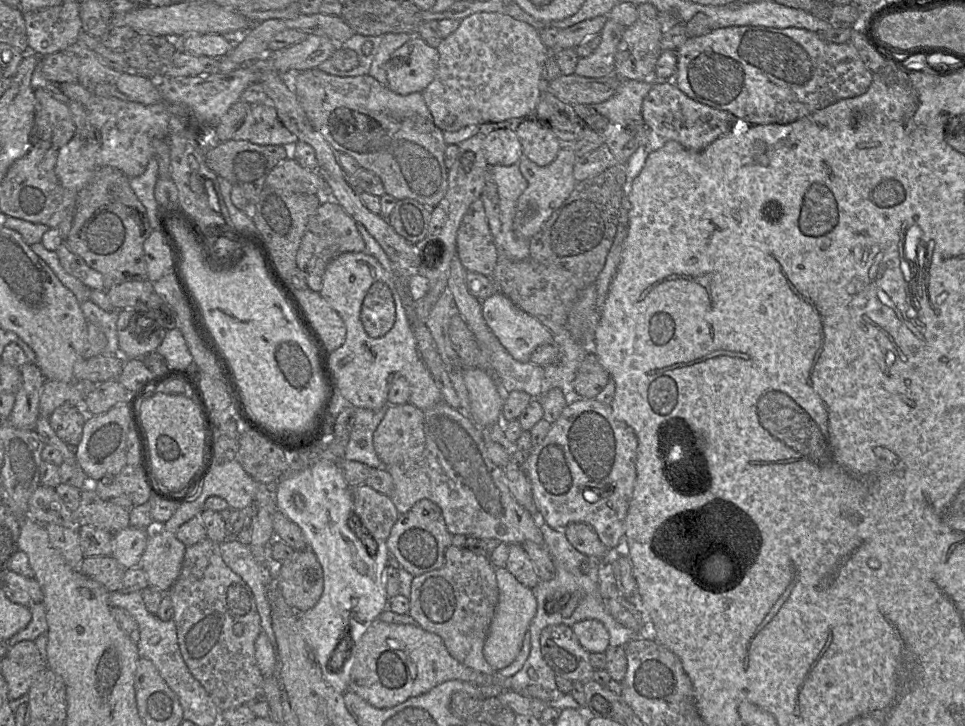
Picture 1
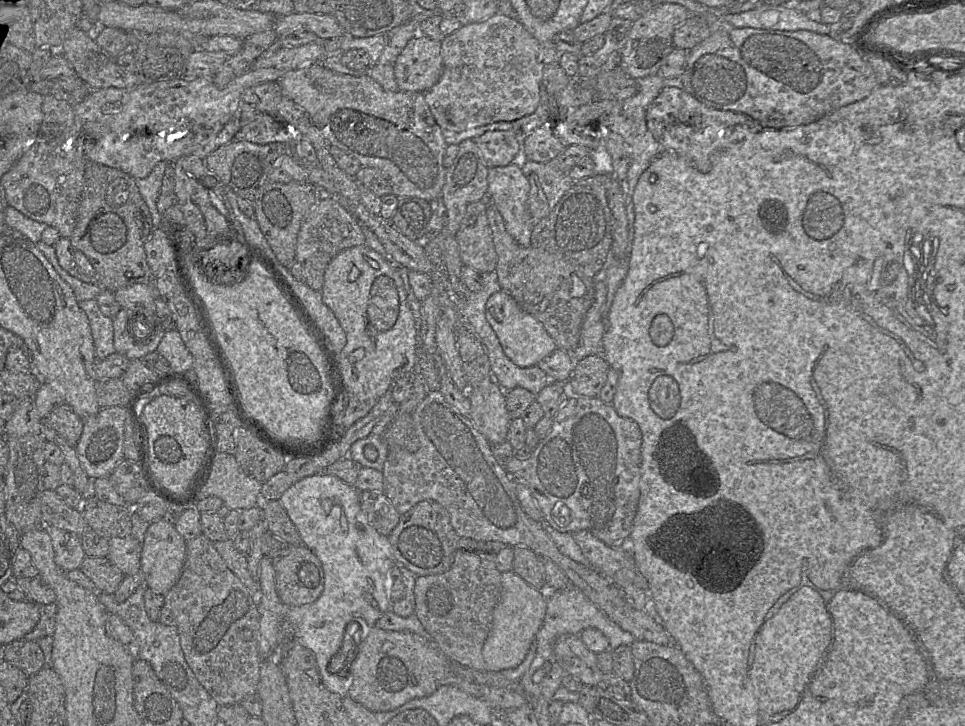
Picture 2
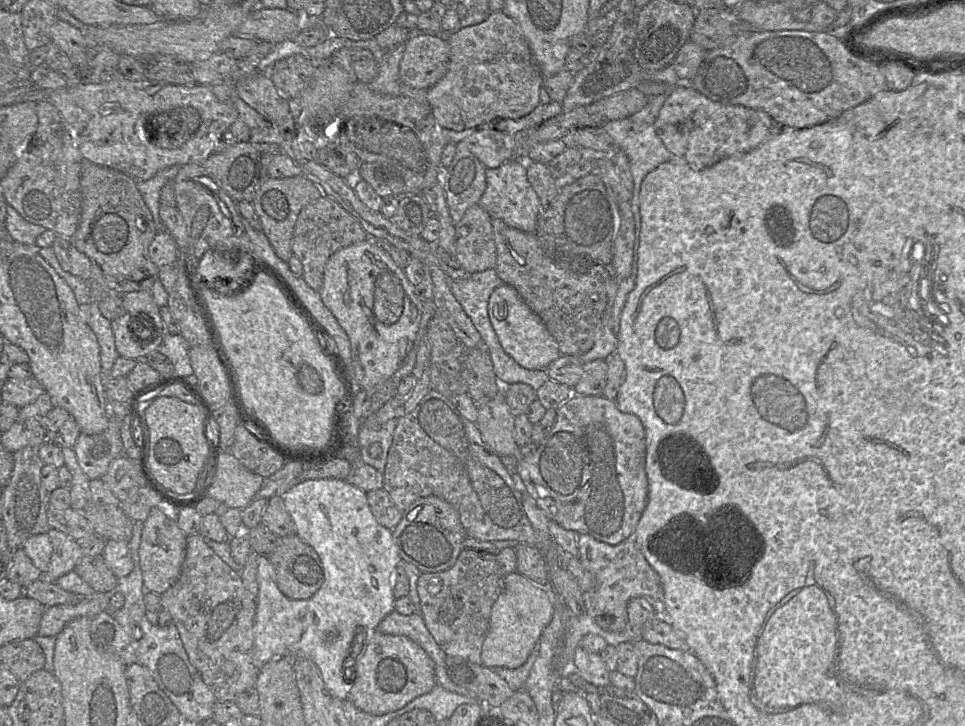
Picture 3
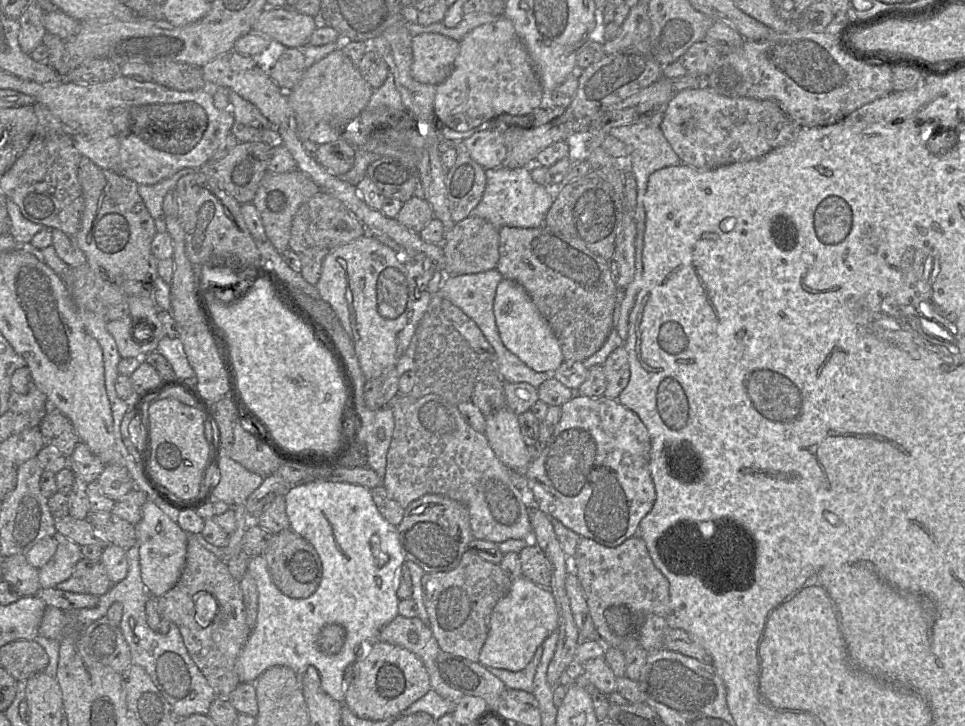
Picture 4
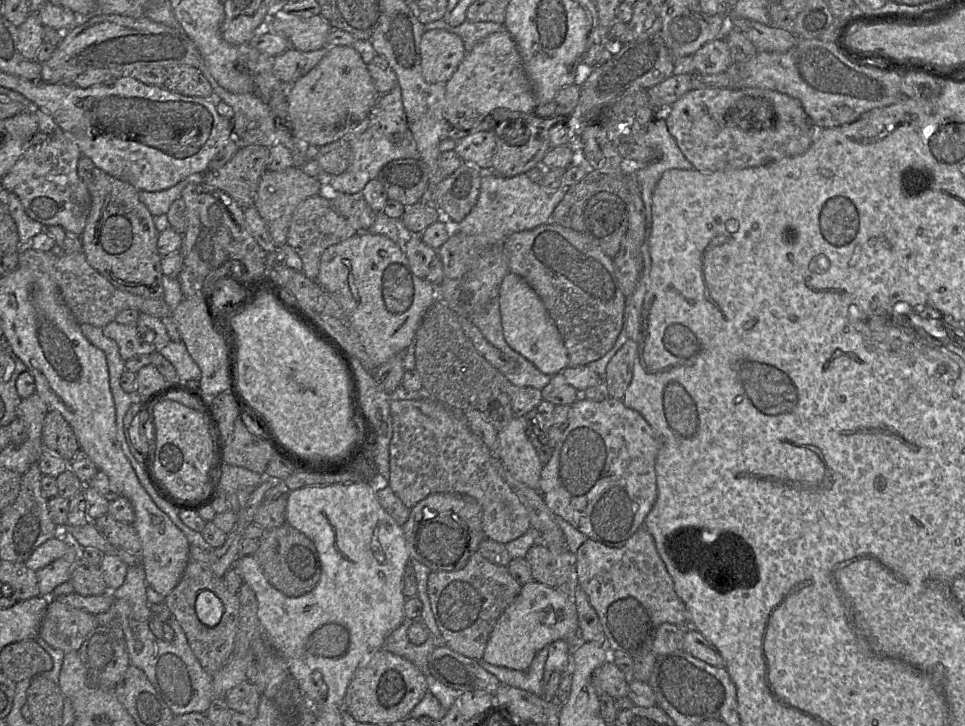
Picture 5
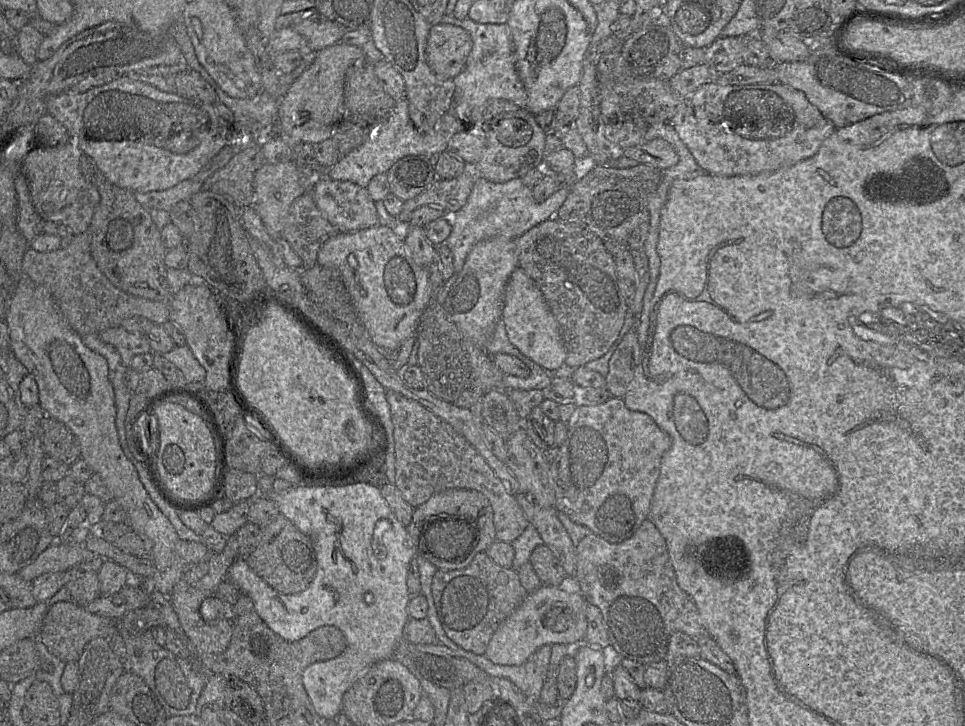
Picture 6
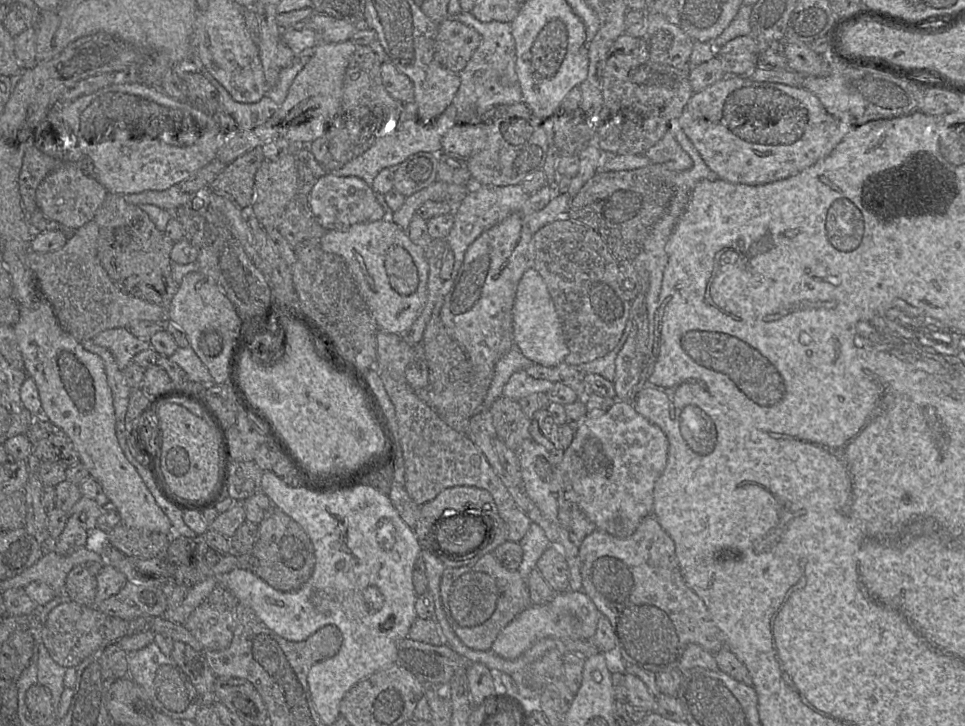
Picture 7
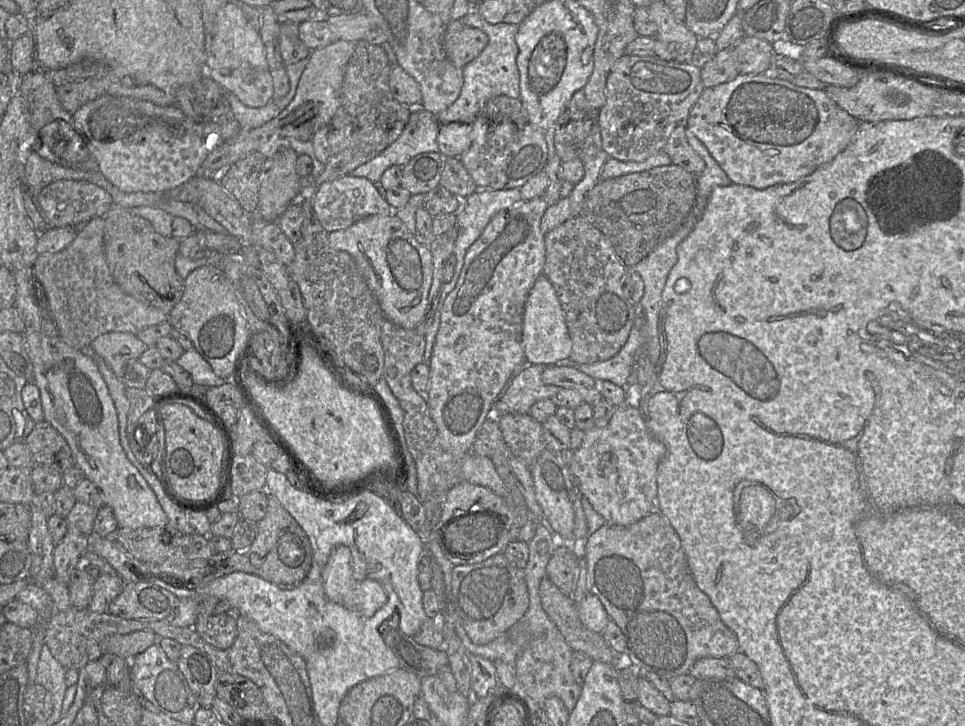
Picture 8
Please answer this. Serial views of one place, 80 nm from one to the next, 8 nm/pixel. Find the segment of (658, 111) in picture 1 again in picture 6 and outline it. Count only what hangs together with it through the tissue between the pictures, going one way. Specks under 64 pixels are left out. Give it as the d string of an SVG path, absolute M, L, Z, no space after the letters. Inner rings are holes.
M708 82L700 86L689 96L680 100L678 109L672 118L672 122L680 139L687 146L698 165L708 173L717 176L757 175L760 173L774 172L781 168L792 166L802 160L814 156L818 152L823 141L836 130L832 121L825 118L820 110L809 102L802 91L781 83L734 86L719 85L715 82Z

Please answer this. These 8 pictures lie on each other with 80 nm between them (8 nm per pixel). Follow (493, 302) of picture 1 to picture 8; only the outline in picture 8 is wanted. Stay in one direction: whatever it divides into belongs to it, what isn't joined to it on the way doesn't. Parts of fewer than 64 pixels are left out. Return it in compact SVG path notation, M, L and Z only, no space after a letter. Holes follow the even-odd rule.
M543 274L536 279L525 304L522 346L529 364L554 366L559 361L568 359L571 353L572 340L563 308L553 284Z

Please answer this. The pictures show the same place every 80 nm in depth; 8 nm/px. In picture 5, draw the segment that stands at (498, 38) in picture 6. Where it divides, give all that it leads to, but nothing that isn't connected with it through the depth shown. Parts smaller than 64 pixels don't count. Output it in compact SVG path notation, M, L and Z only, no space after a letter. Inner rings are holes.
M440 19L424 25L424 28L425 30L444 29L457 34L462 39L466 53L468 53L480 40L505 29L505 26L495 22L478 22L467 19L460 25L451 26L444 19Z

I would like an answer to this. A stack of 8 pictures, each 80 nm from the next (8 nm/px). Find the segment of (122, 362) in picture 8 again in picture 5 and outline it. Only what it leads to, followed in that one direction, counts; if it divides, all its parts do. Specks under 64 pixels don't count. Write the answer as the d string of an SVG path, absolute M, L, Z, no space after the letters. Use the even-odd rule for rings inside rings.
M112 321L103 327L103 333L117 343L124 361L136 355L150 355L157 351L153 344L155 332L147 331L141 334L137 325L123 325Z

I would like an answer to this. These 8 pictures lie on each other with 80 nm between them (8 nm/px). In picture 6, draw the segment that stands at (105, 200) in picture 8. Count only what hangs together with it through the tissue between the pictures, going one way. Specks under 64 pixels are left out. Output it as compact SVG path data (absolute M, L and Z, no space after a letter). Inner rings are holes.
M73 139L63 145L35 146L24 158L21 172L26 176L35 211L46 221L65 225L73 235L88 230L94 211L100 202L100 194L81 172L81 150Z

